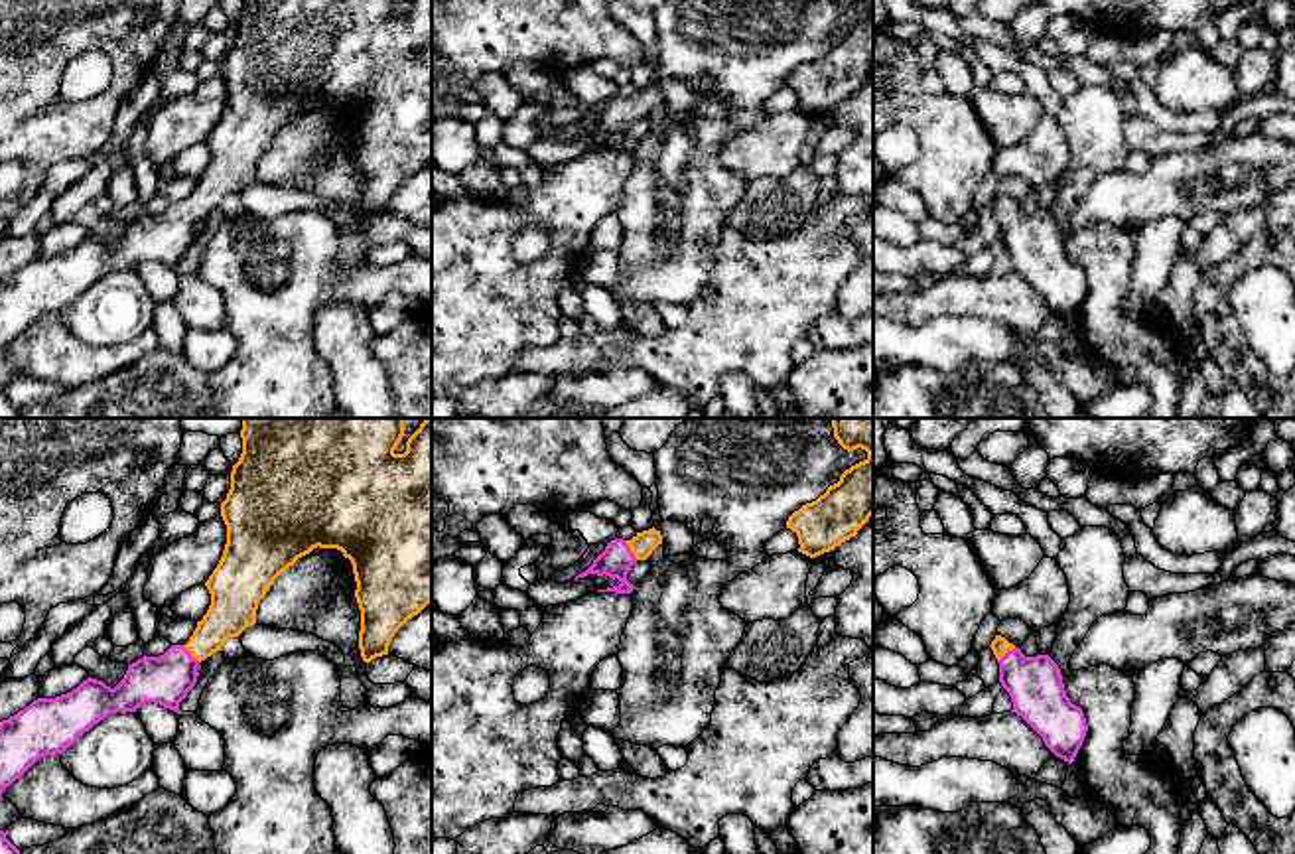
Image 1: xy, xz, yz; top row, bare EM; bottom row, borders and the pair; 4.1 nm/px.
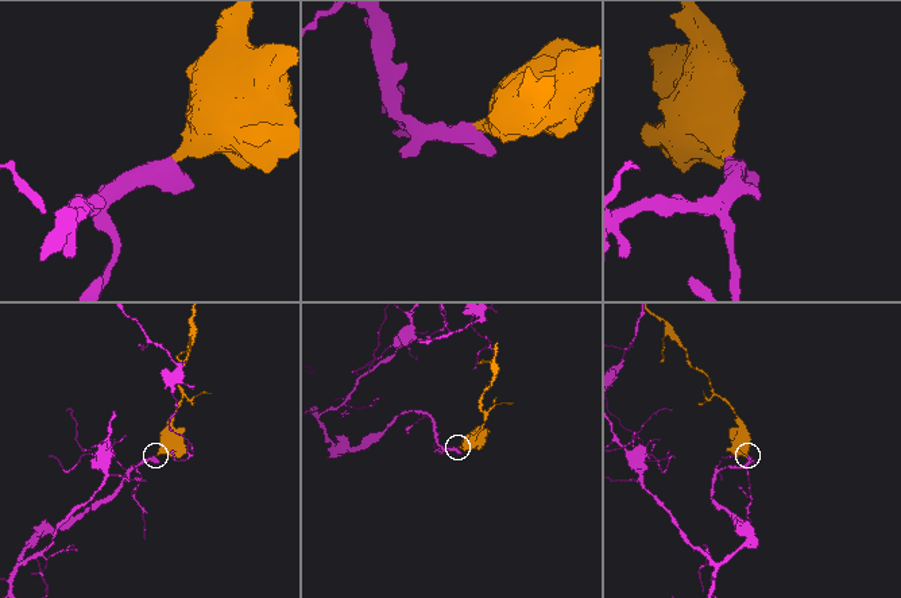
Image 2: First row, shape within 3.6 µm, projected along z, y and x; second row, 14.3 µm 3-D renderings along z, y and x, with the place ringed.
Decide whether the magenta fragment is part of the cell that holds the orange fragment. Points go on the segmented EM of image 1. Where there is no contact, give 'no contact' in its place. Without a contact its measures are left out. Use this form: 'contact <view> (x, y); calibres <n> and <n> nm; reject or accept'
contact xy (192, 655); calibres 180 and 200 nm; accept

